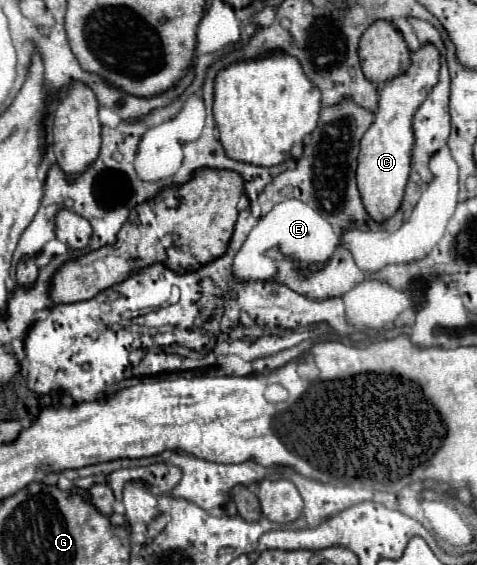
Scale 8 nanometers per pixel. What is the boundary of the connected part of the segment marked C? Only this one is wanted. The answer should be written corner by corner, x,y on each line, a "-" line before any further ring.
425,43
423,47
411,53
409,69
383,83
379,91
379,109
375,113
375,121
361,139
359,167
357,167
357,185
363,197
363,205
375,221
389,219
403,201
405,183
411,171
411,145
413,145
411,119
417,107
427,97
427,93
431,91
431,87
437,83
439,69
441,69
439,49
433,43

